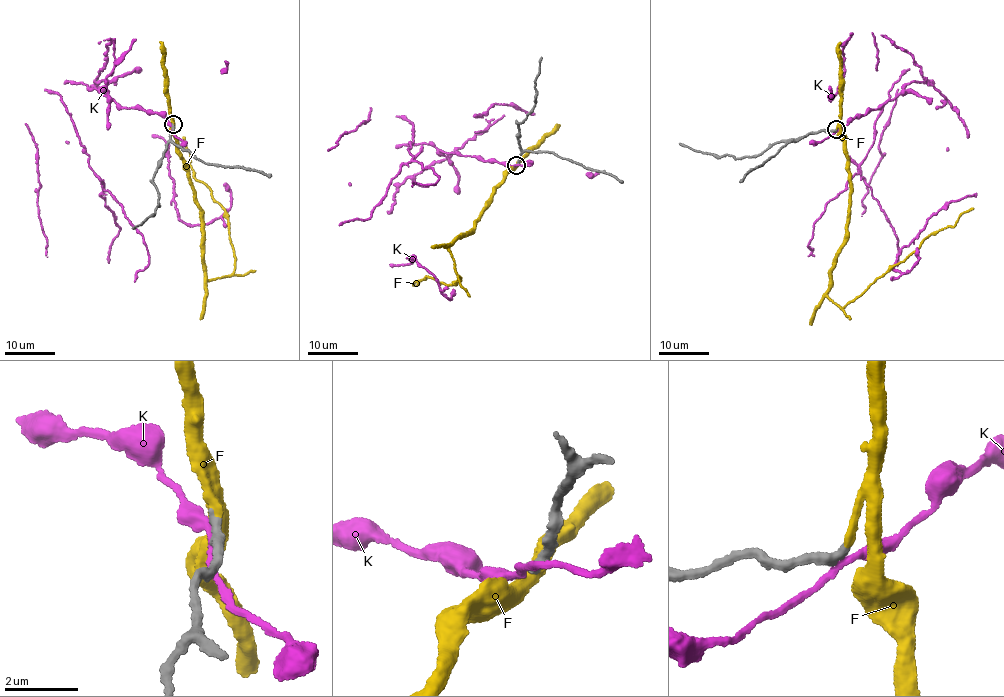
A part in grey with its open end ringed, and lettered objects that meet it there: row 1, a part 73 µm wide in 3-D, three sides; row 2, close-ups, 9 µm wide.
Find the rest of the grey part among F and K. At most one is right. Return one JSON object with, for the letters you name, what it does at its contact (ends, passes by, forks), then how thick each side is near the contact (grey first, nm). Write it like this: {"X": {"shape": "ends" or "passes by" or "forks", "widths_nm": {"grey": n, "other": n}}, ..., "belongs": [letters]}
{"F": {"shape": "ends", "widths_nm": {"grey": 280, "other": 220}}, "belongs": ["F"]}

